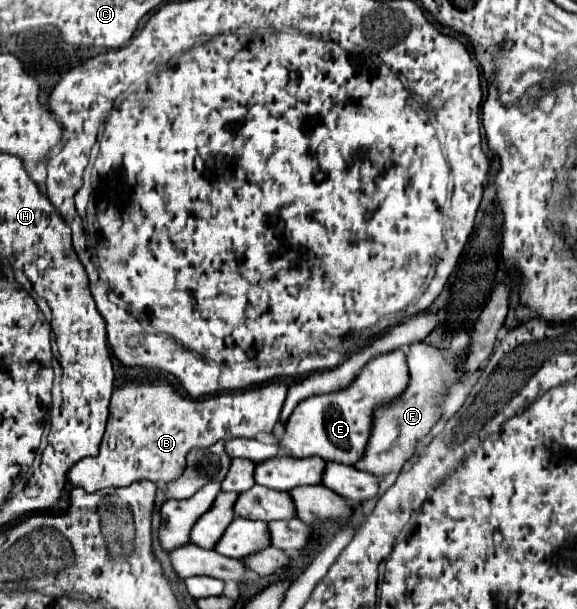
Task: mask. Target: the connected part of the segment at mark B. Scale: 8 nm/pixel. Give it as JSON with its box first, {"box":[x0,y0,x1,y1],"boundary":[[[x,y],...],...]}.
{"box":[68,380,288,492],"boundary":[[[168,380],[124,382],[112,392],[110,416],[100,452],[94,458],[82,458],[68,470],[68,482],[86,492],[104,488],[122,488],[138,480],[174,482],[186,466],[186,454],[192,448],[208,448],[218,440],[254,438],[260,432],[272,432],[288,386],[268,382],[242,392],[222,392],[204,400],[188,400]]]}

